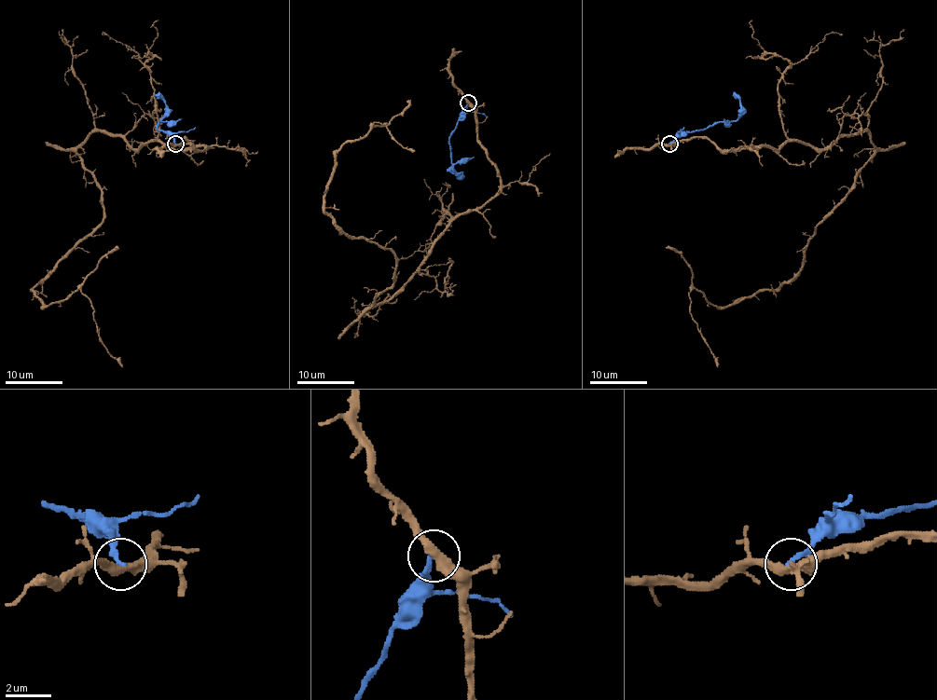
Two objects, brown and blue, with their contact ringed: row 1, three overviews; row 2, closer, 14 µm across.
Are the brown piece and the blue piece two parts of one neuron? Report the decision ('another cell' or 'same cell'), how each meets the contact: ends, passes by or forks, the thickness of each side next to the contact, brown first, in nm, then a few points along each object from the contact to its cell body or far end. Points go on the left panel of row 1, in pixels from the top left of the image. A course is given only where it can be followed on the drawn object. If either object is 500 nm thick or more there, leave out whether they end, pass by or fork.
another cell; brown passes by; blue ends; calibres 420 and 220 nm; course brown (176, 144), (207, 148), (89, 135), (76, 154), (103, 219), (32, 290), (48, 306), (79, 289), (122, 367); course blue (176, 144), (169, 133), (158, 130), (166, 103), (155, 94)

